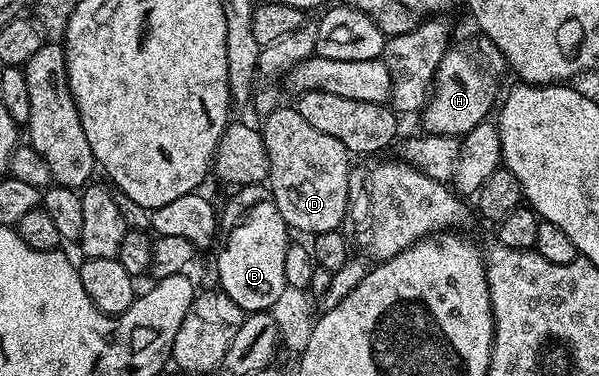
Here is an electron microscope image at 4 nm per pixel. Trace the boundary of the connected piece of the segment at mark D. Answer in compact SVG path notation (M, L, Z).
M279 105L263 121L260 130L270 162L268 186L287 228L303 231L307 237L339 230L347 222L350 209L348 177L352 152L336 137L328 137L328 133L308 125L297 106Z

